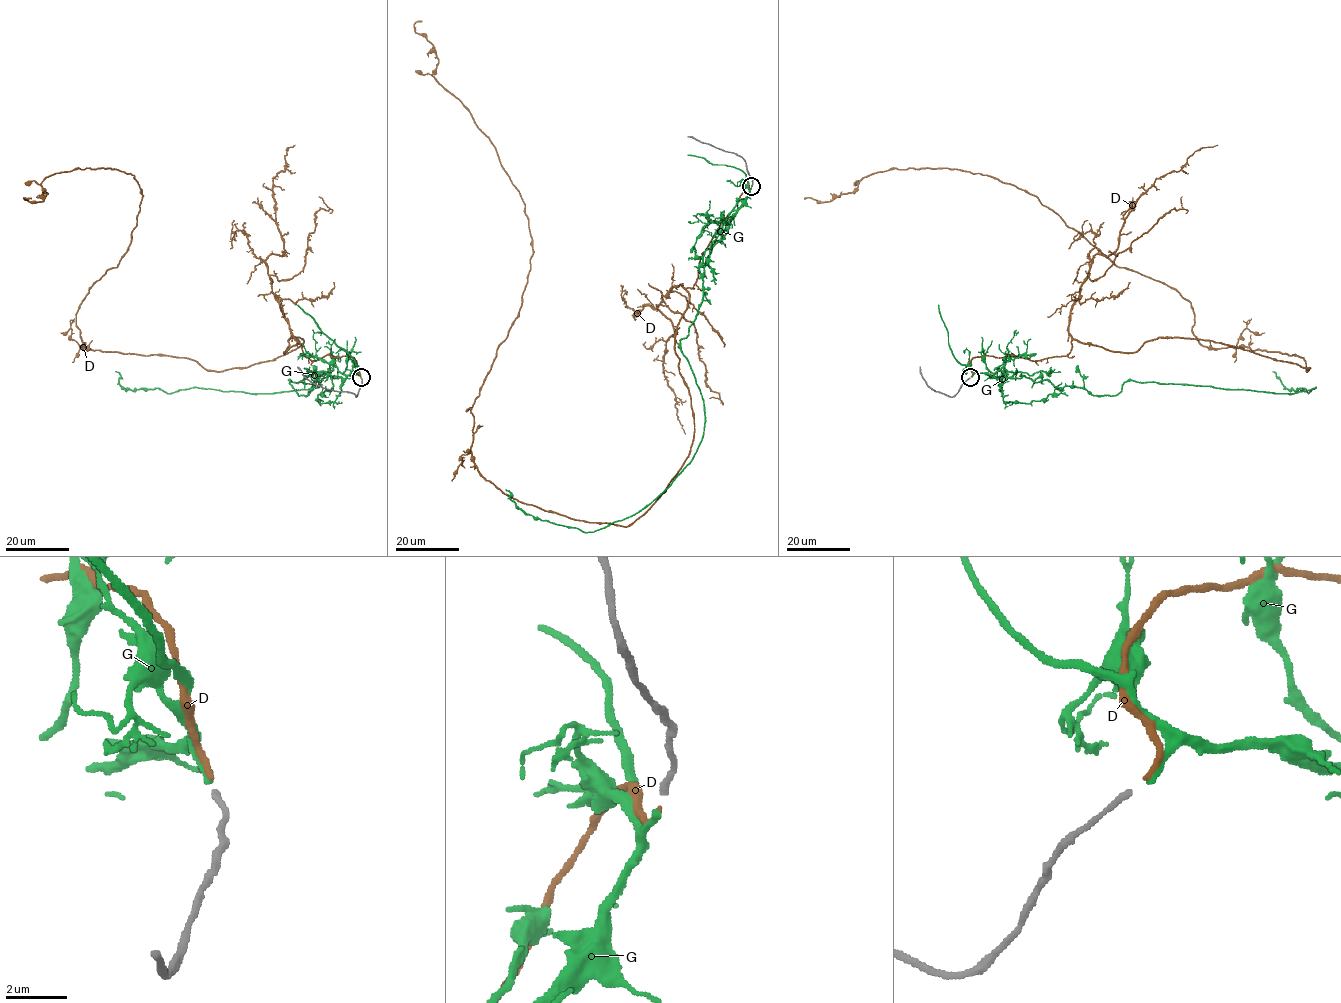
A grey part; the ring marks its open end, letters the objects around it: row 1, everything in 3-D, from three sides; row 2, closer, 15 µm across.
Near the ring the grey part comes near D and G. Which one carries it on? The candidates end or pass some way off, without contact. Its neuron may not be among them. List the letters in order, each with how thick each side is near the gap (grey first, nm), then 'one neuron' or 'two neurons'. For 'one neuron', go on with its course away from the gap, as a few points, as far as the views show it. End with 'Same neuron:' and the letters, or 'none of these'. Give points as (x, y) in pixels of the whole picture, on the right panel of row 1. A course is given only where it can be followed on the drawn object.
D: 200 nm thick on the grey side, 190 nm on the other; one neuron; it runs (971, 376), (974, 357), (1159, 337), (1310, 368), (1202, 346), (1175, 289), (990, 176), (890, 168), (804, 197)
G: 200 nm thick on the grey side, 190 nm on the other; two neurons
Same neuron: D

